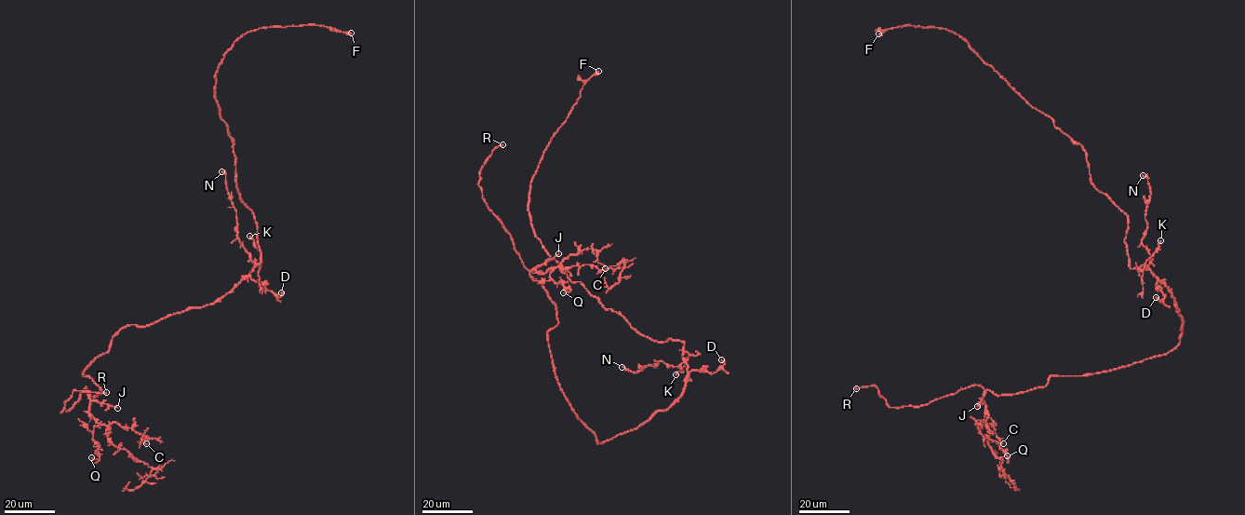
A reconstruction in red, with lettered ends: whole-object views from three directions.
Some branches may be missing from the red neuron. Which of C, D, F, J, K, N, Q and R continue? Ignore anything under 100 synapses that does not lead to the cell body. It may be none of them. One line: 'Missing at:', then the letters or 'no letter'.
Missing at: R

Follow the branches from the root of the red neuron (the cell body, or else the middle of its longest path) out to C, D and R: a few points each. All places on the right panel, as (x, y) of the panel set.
C: (1174, 299), (1182, 332), (1166, 354), (1050, 375), (1045, 386), (1013, 394), (986, 391), (979, 430), (1003, 443)
D: (1174, 299), (1164, 283), (1158, 280), (1157, 285), (1165, 295), (1160, 302), (1156, 297)
R: (1174, 299), (1178, 345), (1126, 366), (1050, 375), (1013, 394), (972, 385), (916, 407), (856, 388)

